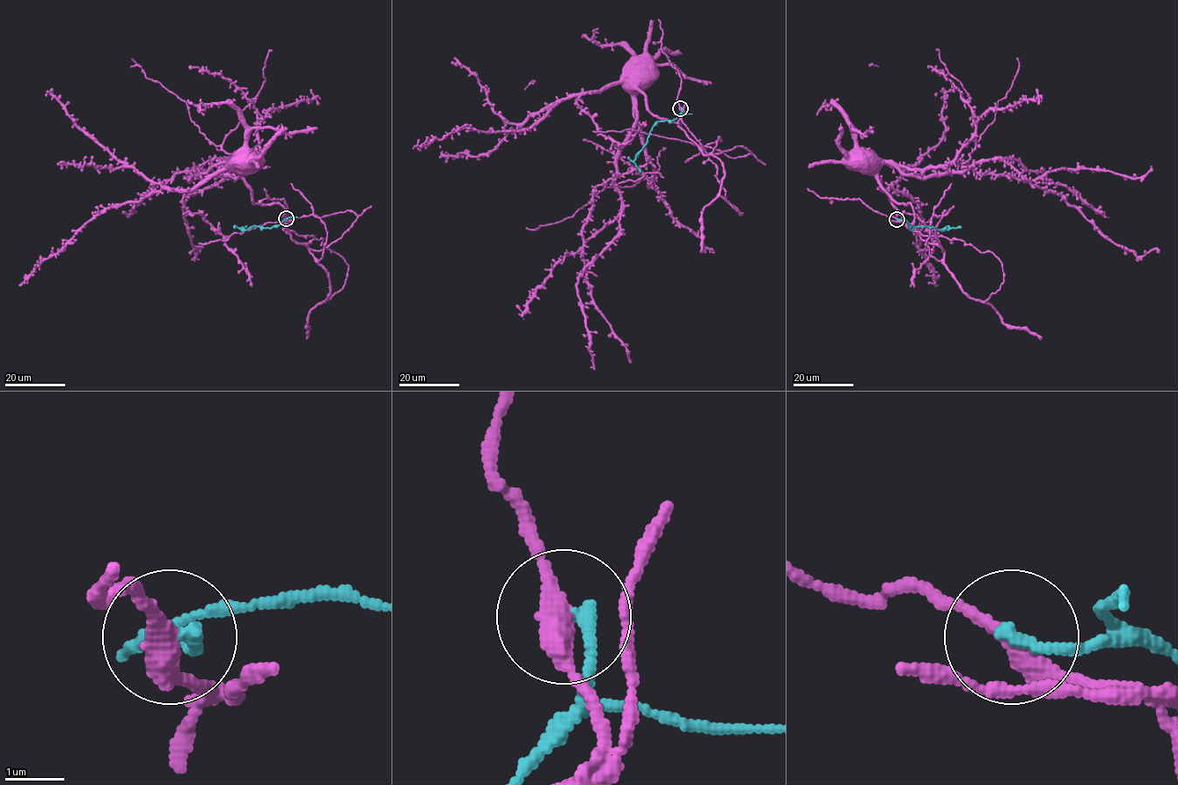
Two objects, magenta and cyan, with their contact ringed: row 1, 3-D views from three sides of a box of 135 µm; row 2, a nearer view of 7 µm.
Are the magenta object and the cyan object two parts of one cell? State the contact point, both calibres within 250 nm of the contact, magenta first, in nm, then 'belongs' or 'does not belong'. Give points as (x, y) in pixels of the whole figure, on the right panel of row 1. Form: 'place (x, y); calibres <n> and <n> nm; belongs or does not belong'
place (896, 219); calibres 320 and 220 nm; does not belong

